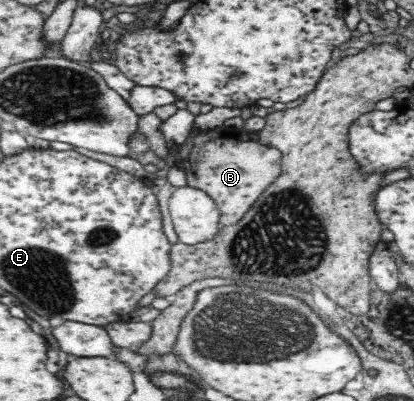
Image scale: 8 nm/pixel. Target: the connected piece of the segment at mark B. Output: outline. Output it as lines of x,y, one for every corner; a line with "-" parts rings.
215,127
215,132
192,132
185,143
180,146
174,145
171,150
179,152
176,154
175,165
187,172
187,185
207,193
217,203
223,226
230,227
237,224
247,214
253,203
267,190
267,187
277,180
282,172
282,155
279,149
257,144
257,142
241,142
238,138
219,134
217,130
221,128

